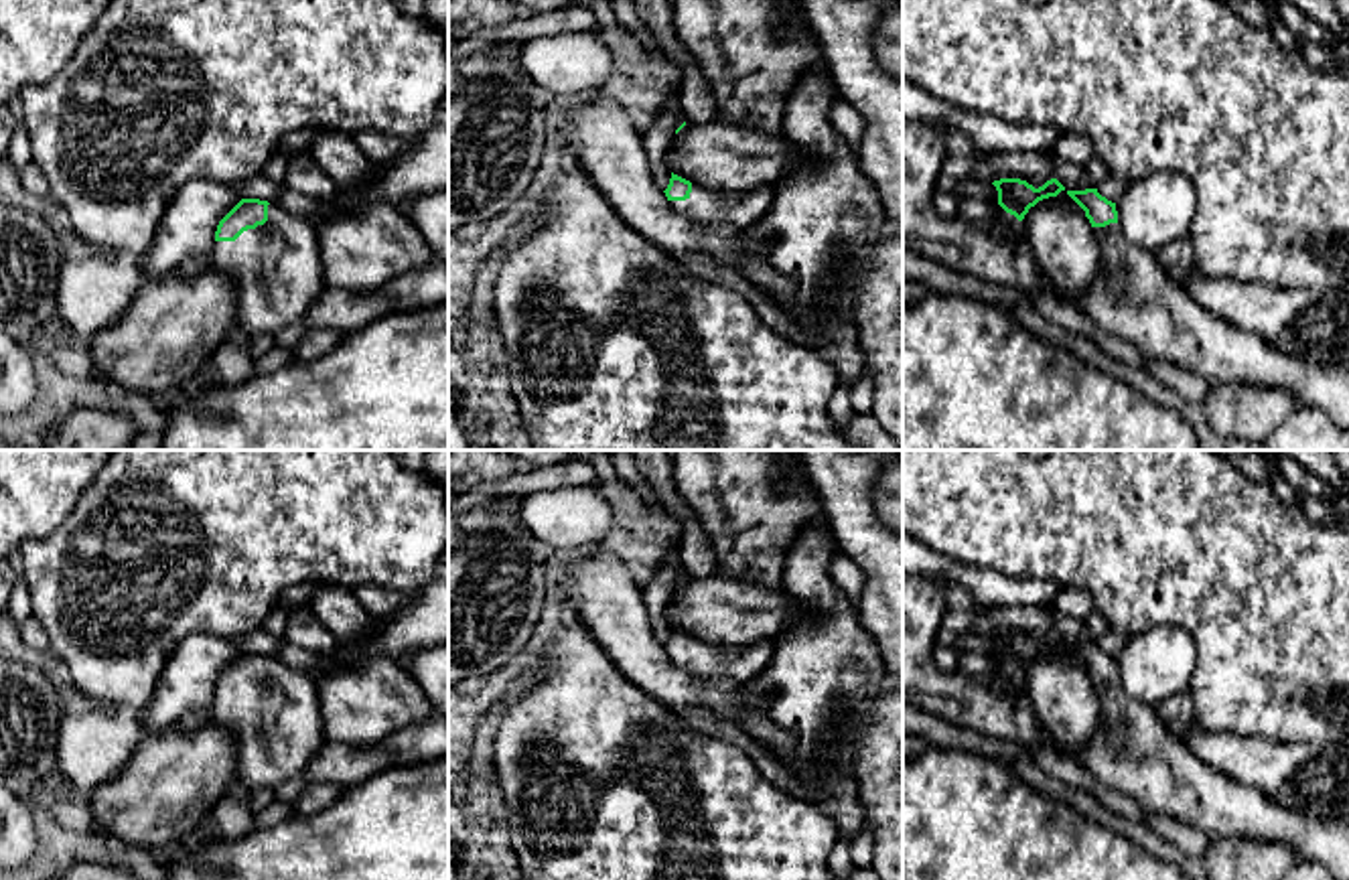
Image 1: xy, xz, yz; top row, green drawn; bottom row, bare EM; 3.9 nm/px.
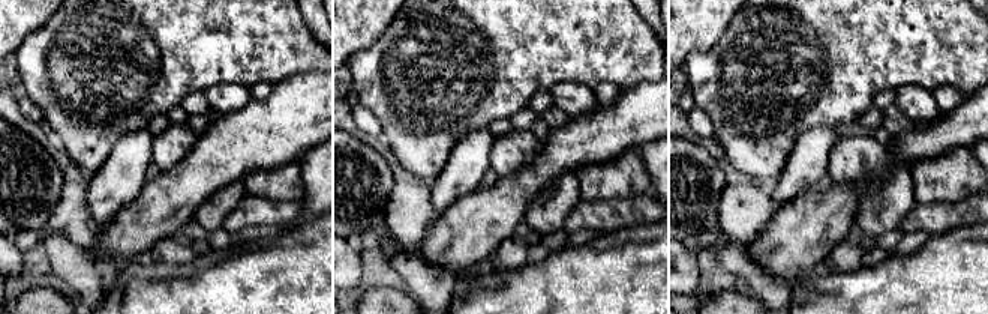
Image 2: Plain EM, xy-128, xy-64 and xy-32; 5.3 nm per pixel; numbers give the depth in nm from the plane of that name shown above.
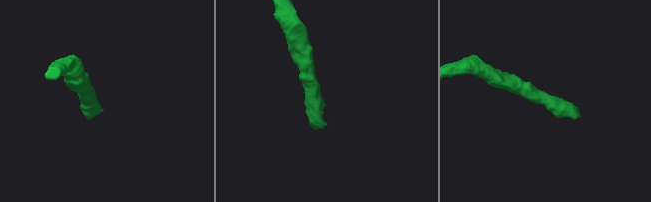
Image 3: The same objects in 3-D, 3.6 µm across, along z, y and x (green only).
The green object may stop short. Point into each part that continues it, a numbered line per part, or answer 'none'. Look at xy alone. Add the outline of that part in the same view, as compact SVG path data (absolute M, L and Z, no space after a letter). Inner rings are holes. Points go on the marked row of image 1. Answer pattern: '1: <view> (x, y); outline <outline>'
1: xy (276, 270); outline M278 203L268 205L264 225L243 231L235 241L215 241L209 253L211 268L223 272L235 288L235 326L250 337L276 335L284 326L302 322L306 310L327 288L314 223L288 213Z

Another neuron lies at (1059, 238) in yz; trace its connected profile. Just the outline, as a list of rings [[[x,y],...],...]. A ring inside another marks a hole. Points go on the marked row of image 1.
[[[1061,191],[1024,215],[1024,247],[1059,296],[1089,290],[1099,264],[1099,243],[1085,211]]]

